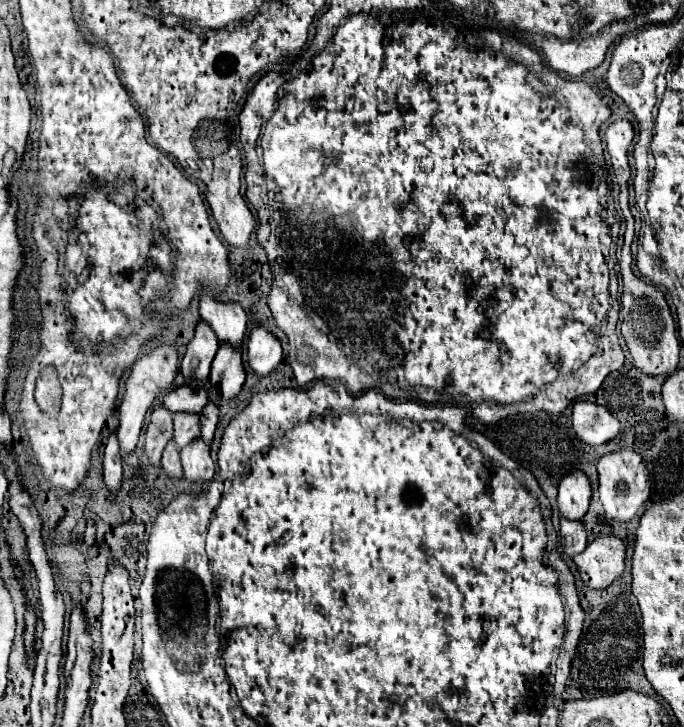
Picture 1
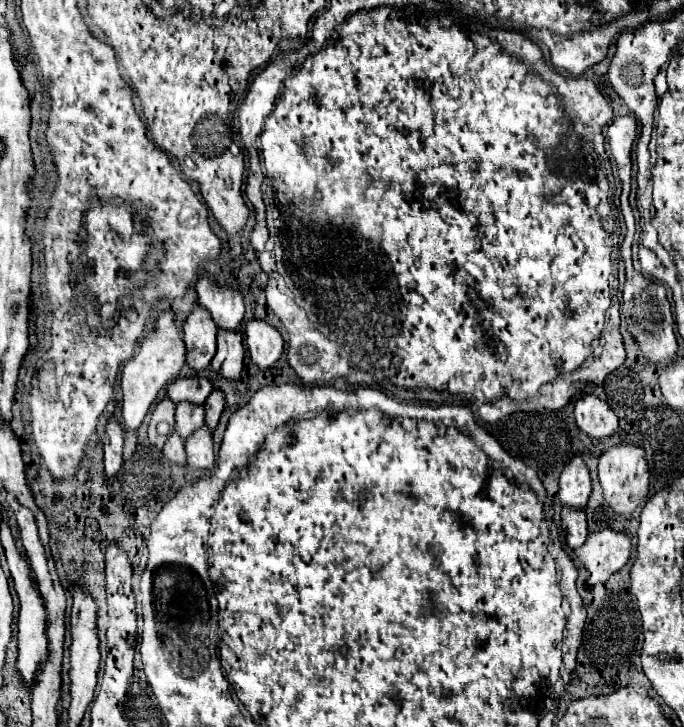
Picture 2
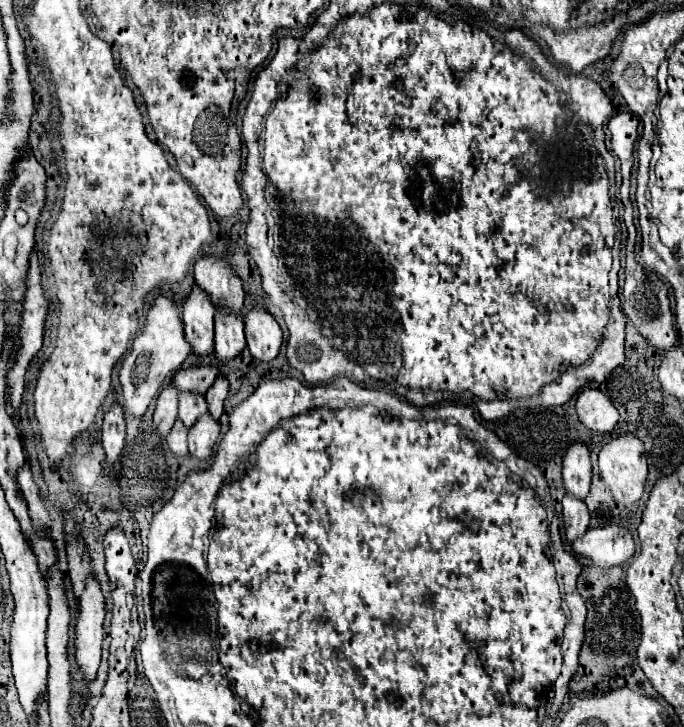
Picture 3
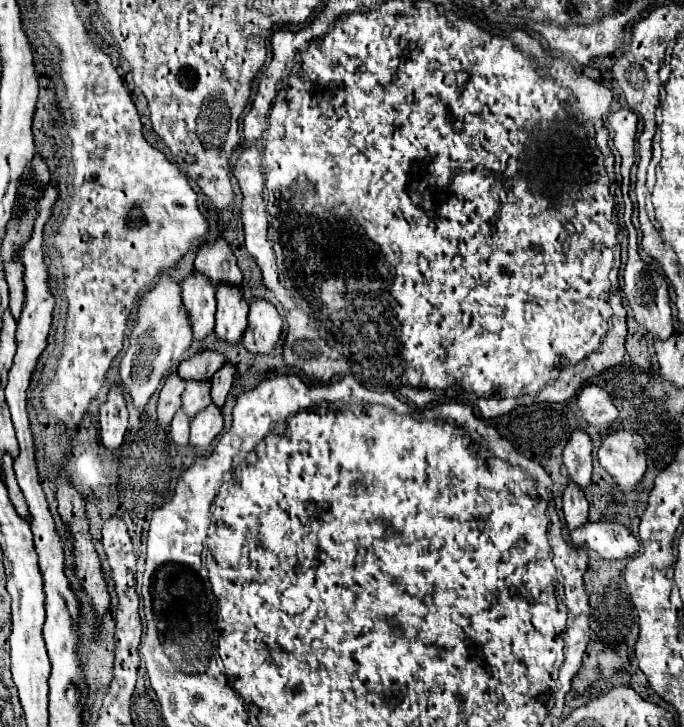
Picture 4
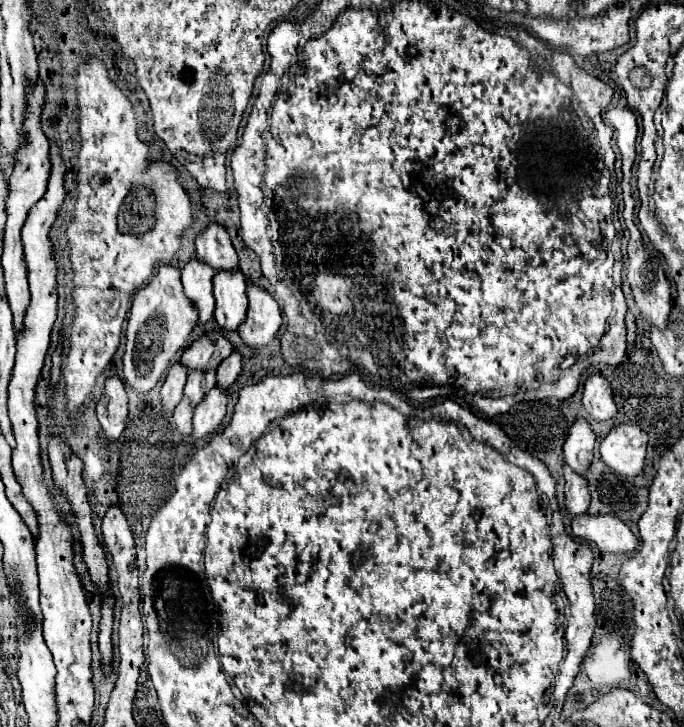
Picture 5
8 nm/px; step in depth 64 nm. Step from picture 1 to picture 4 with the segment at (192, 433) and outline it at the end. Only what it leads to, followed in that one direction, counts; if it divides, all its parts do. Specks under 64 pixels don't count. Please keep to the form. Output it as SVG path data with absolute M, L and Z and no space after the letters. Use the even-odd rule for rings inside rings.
M188 382L186 390L182 392L182 410L188 418L196 416L210 404L210 382Z

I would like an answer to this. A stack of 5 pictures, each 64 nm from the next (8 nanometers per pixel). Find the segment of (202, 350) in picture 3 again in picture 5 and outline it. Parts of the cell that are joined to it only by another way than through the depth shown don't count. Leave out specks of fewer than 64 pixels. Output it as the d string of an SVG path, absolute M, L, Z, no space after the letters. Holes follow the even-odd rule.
M192 258L182 270L184 294L192 300L198 312L198 326L204 328L214 318L214 296L212 296L214 272L208 264Z

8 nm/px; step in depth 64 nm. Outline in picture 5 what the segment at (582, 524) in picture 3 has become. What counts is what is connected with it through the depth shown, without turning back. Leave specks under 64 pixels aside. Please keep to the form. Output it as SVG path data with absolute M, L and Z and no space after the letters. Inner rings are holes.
M564 466L564 478L566 478L566 512L574 520L576 516L586 514L590 504L590 492L586 478L572 472L568 466Z

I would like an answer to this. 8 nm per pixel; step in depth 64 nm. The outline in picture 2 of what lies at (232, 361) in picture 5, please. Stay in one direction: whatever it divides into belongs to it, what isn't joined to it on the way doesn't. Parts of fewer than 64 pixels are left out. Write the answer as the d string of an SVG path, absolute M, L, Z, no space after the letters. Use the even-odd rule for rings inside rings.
M212 392L208 396L208 400L204 402L204 410L206 410L206 428L208 430L214 430L218 420L220 420L220 414L222 414L222 408L224 408L224 396L222 392Z

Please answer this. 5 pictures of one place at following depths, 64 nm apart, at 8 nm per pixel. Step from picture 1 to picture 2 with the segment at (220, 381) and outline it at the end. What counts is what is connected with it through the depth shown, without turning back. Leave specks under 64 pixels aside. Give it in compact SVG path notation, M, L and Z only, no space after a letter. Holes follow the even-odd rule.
M218 330L218 350L210 362L210 370L214 374L224 376L226 380L240 380L244 370L242 358L244 358L242 334Z

